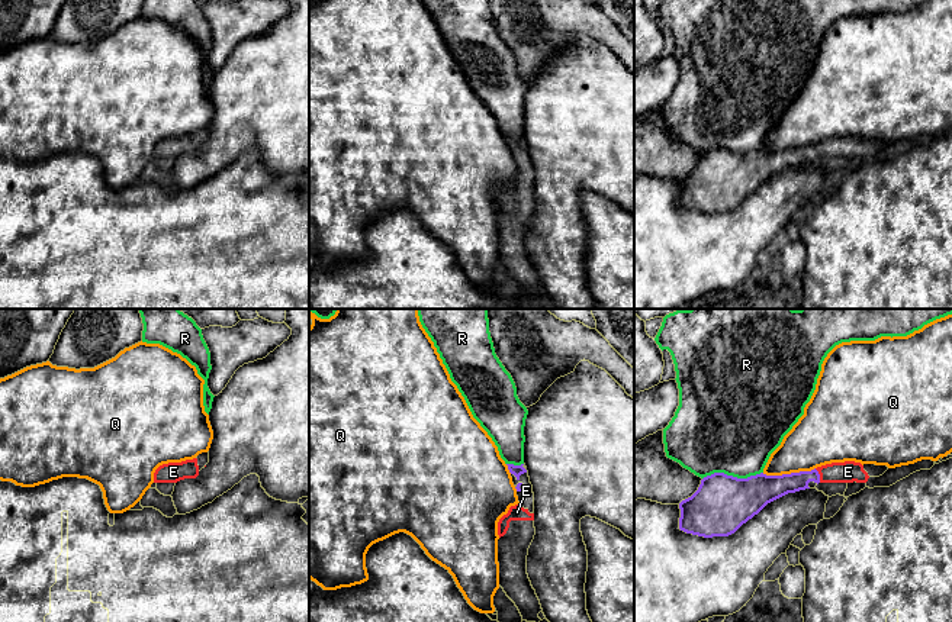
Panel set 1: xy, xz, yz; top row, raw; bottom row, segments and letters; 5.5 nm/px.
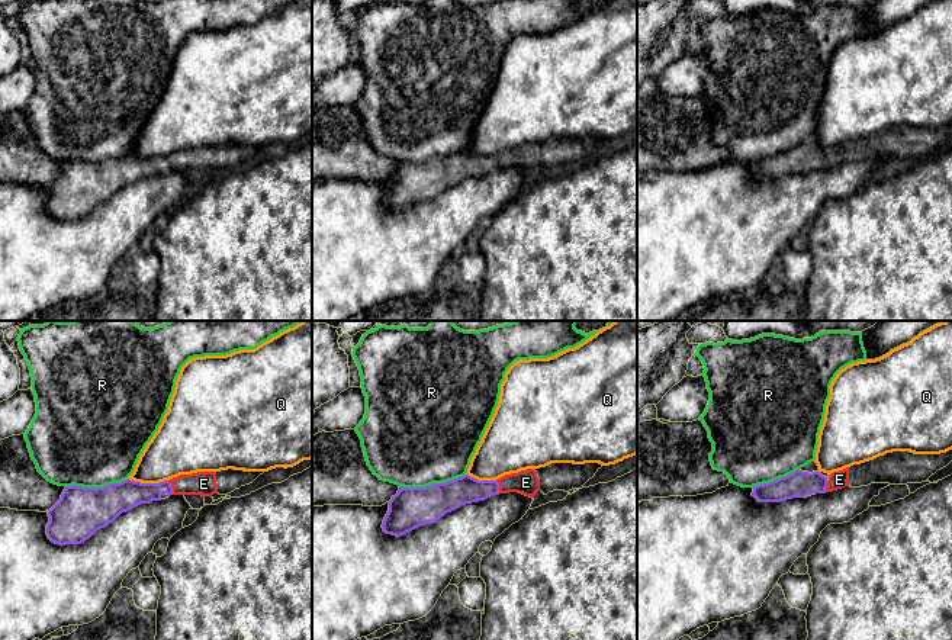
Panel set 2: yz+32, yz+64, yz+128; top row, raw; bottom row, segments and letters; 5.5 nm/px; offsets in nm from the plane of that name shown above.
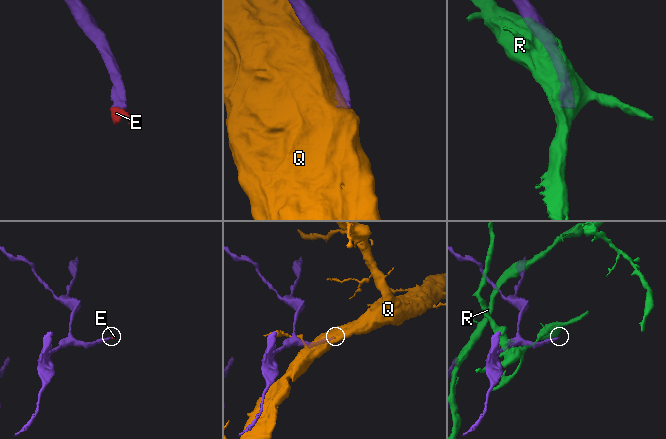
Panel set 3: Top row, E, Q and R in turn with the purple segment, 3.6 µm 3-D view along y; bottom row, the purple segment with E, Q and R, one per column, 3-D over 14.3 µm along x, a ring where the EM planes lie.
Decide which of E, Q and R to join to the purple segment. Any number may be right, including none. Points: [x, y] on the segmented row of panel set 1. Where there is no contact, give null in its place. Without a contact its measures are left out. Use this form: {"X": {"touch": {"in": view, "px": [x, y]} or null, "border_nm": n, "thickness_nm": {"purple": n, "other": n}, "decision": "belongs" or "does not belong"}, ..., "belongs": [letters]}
{"E": {"touch": {"in": "yz", "px": [819, 476]}, "border_nm": 90, "thickness_nm": {"purple": 130, "other": 120}, "decision": "belongs"}, "Q": {"touch": {"in": "yz", "px": [788, 474]}, "border_nm": 300, "thickness_nm": {"purple": 200, "other": 300}, "decision": "does not belong"}, "R": {"touch": {"in": "yz", "px": [732, 476]}, "border_nm": 340, "thickness_nm": {"purple": 320, "other": 480}, "decision": "does not belong"}, "belongs": ["E"]}

